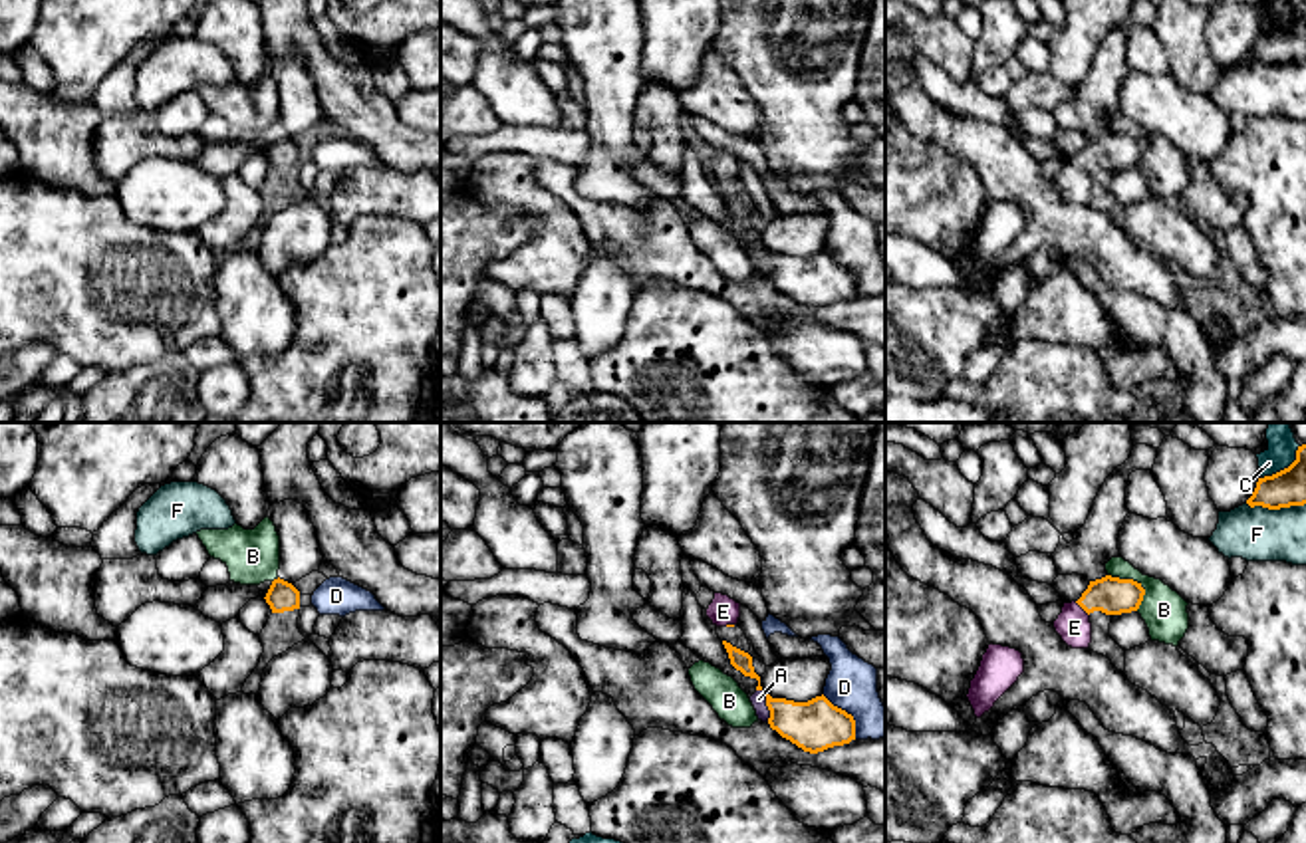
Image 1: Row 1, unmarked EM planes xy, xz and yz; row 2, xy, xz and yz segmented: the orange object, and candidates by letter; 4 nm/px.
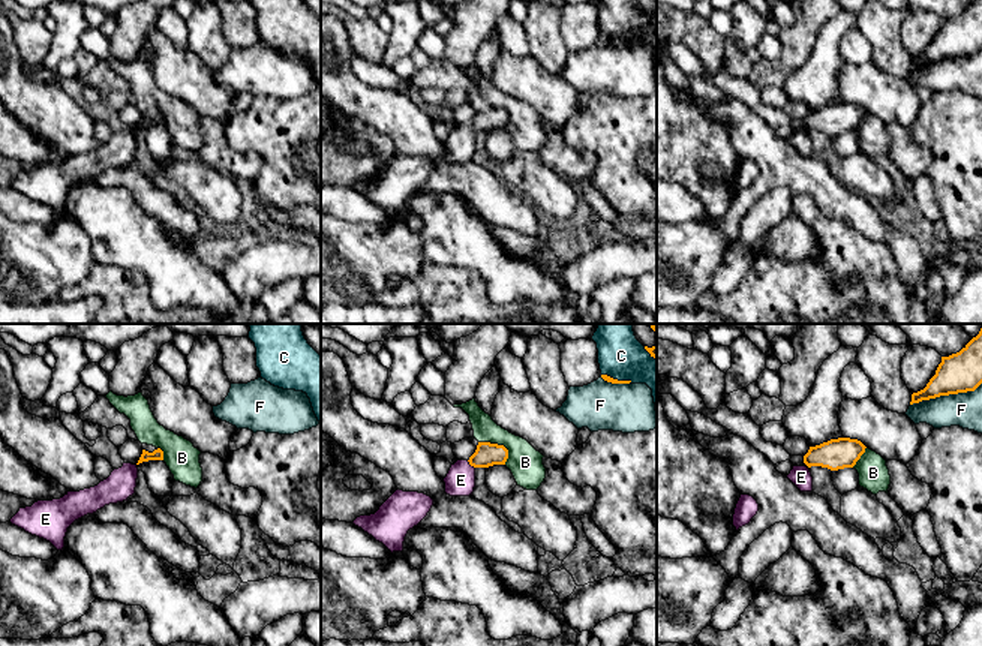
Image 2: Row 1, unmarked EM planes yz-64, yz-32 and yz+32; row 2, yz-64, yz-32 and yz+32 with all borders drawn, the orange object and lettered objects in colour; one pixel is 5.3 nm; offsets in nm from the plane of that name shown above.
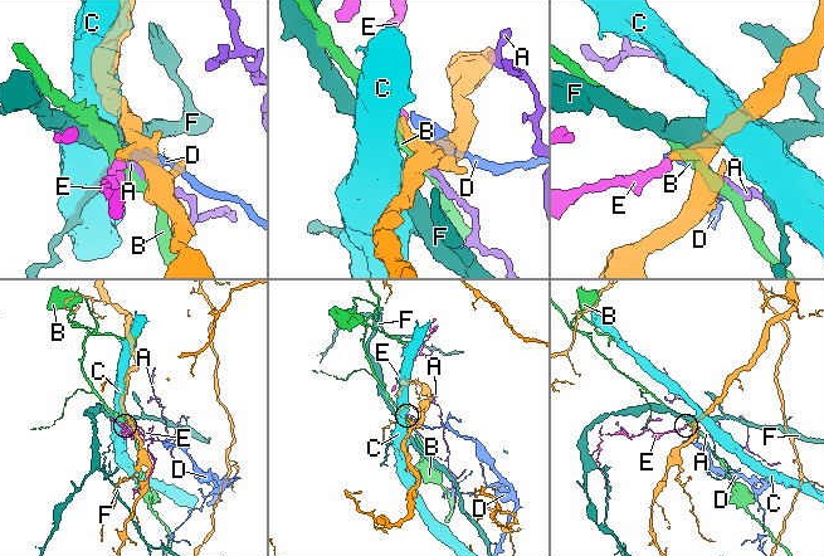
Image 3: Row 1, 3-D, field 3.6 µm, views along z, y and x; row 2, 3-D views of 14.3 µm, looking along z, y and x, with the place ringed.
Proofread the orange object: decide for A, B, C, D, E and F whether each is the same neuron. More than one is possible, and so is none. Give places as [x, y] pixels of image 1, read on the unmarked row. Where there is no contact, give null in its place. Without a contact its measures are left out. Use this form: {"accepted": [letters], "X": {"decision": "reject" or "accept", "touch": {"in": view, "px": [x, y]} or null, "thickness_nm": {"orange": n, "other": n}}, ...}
{"accepted": ["E"], "A": {"decision": "reject", "touch": {"in": "xz", "px": [769, 264]}, "thickness_nm": {"orange": 200, "other": 60}}, "B": {"decision": "reject", "touch": {"in": "yz", "px": [1136, 137]}, "thickness_nm": {"orange": 160, "other": 180}}, "C": {"decision": "reject", "touch": {"in": "yz", "px": [1285, 24]}, "thickness_nm": {"orange": 150, "other": 110}}, "D": {"decision": "reject", "touch": {"in": "xz", "px": [846, 268]}, "thickness_nm": {"orange": 200, "other": 200}}, "E": {"decision": "accept", "touch": {"in": "yz", "px": [1082, 163]}, "thickness_nm": {"orange": 160, "other": 140}}, "F": {"decision": "reject", "touch": {"in": "yz", "px": [1277, 64]}, "thickness_nm": {"orange": 150, "other": 220}}}

